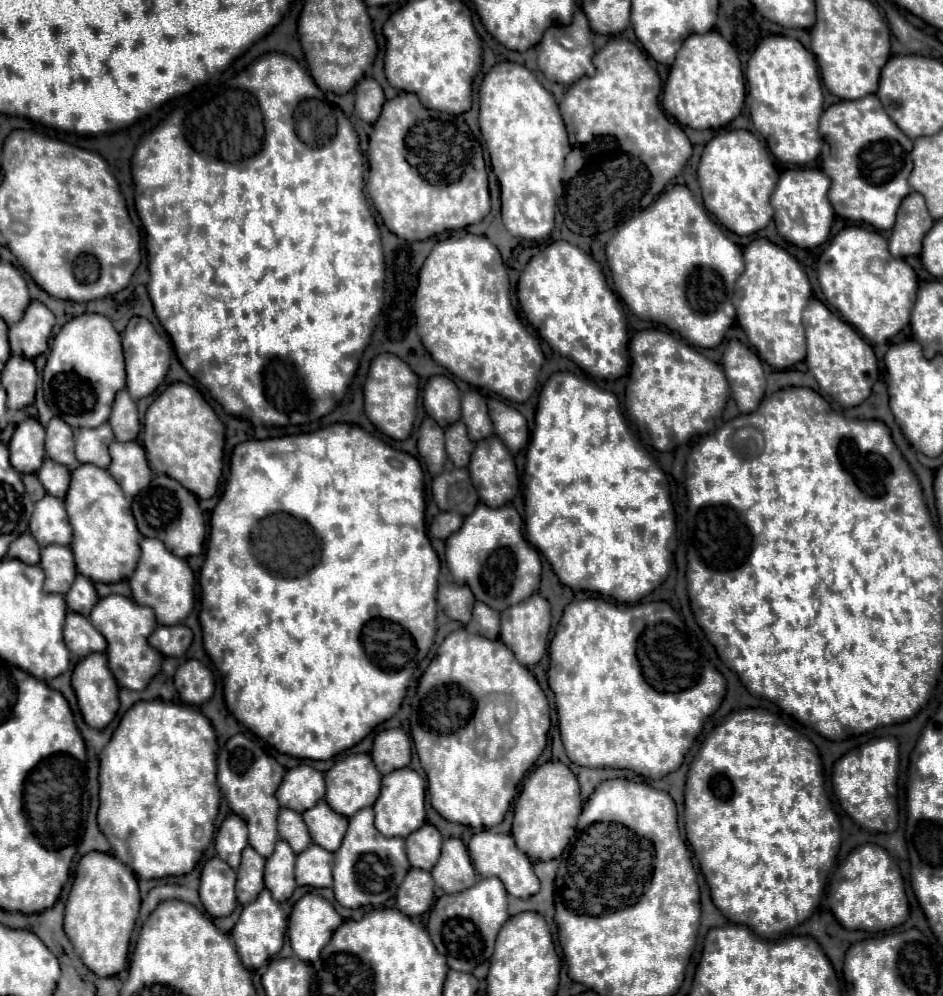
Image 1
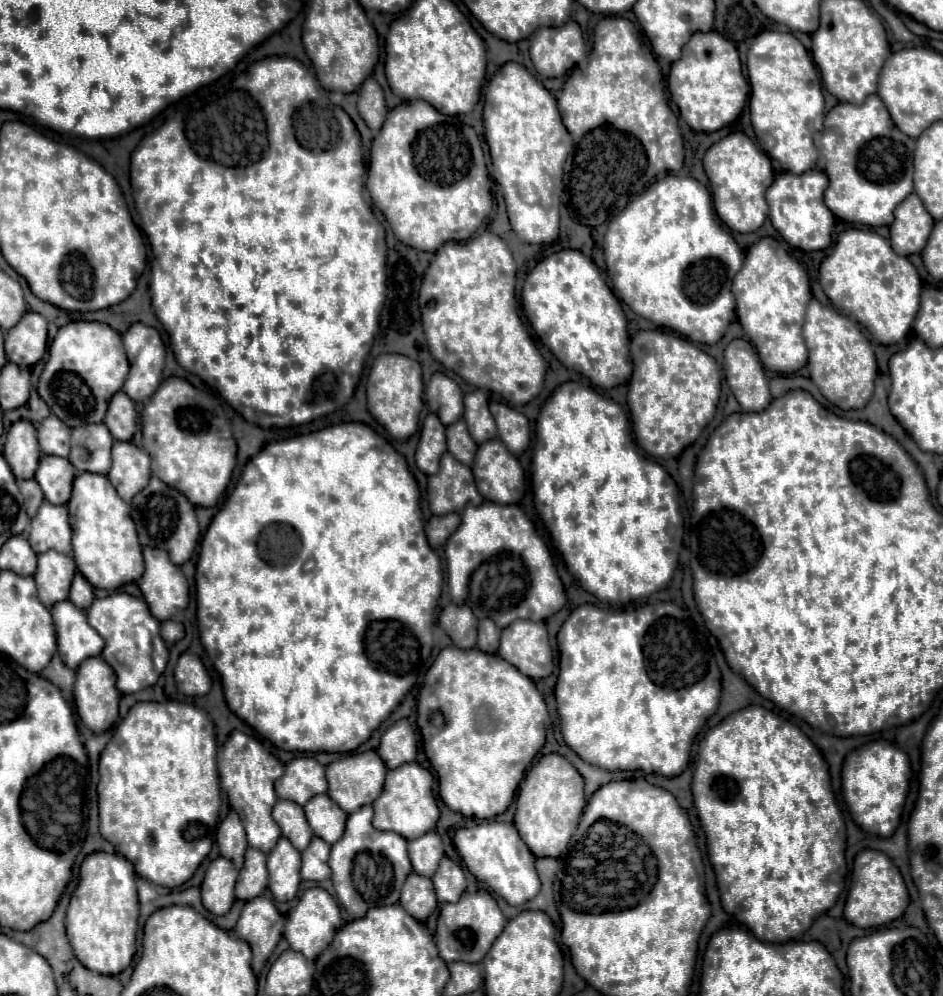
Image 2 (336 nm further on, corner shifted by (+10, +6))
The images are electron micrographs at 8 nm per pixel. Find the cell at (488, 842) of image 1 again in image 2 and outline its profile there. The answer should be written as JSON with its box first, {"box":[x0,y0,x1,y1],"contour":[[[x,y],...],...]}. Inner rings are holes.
{"box":[455,822,541,906],"contour":[[[487,822],[487,824],[479,824],[475,828],[461,828],[455,832],[455,848],[459,850],[465,866],[469,868],[469,872],[483,884],[487,884],[497,896],[501,896],[503,900],[507,900],[511,906],[519,906],[525,904],[527,900],[531,900],[539,888],[541,888],[541,880],[537,886],[537,872],[535,872],[535,856],[531,854],[531,850],[525,846],[525,842],[521,842],[521,836],[517,834],[517,828],[513,824],[505,824],[505,822]]]}

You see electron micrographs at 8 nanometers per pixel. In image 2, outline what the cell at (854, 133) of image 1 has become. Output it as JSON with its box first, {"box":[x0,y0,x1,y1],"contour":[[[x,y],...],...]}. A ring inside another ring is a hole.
{"box":[817,94,915,224],"contour":[[[871,94],[861,106],[841,102],[831,108],[817,146],[825,158],[825,174],[829,176],[829,188],[825,192],[829,210],[855,224],[891,224],[897,202],[903,202],[913,192],[915,144],[913,138],[897,130],[881,98]]]}

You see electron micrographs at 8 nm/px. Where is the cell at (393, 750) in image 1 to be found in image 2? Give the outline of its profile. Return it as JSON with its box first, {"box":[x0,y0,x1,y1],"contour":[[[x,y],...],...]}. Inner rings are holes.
{"box":[379,720,417,768],"contour":[[[399,720],[381,736],[379,756],[387,768],[397,768],[405,762],[413,762],[417,756],[417,734],[409,720]]]}

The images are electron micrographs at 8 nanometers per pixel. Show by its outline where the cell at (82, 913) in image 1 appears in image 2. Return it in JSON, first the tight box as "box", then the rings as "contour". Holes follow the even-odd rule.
{"box":[65,854,139,976],"contour":[[[89,854],[81,864],[81,882],[71,896],[65,916],[67,938],[77,960],[97,974],[115,976],[123,972],[135,956],[137,918],[139,902],[133,864],[117,854]]]}

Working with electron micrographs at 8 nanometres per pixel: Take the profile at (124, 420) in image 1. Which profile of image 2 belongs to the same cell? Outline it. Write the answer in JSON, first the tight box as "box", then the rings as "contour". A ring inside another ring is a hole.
{"box":[105,392,137,440],"contour":[[[117,392],[111,402],[105,416],[105,426],[109,426],[109,432],[115,440],[131,440],[137,432],[137,412],[133,400],[125,392]]]}

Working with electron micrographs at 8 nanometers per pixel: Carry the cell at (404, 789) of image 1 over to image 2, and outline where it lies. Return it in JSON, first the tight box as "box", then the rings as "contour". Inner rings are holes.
{"box":[373,762,439,840],"contour":[[[409,762],[395,770],[389,770],[385,788],[377,802],[373,802],[373,810],[373,826],[377,830],[401,834],[405,840],[413,840],[421,834],[427,834],[429,830],[435,830],[435,824],[439,820],[439,806],[433,796],[433,774],[417,762]]]}

